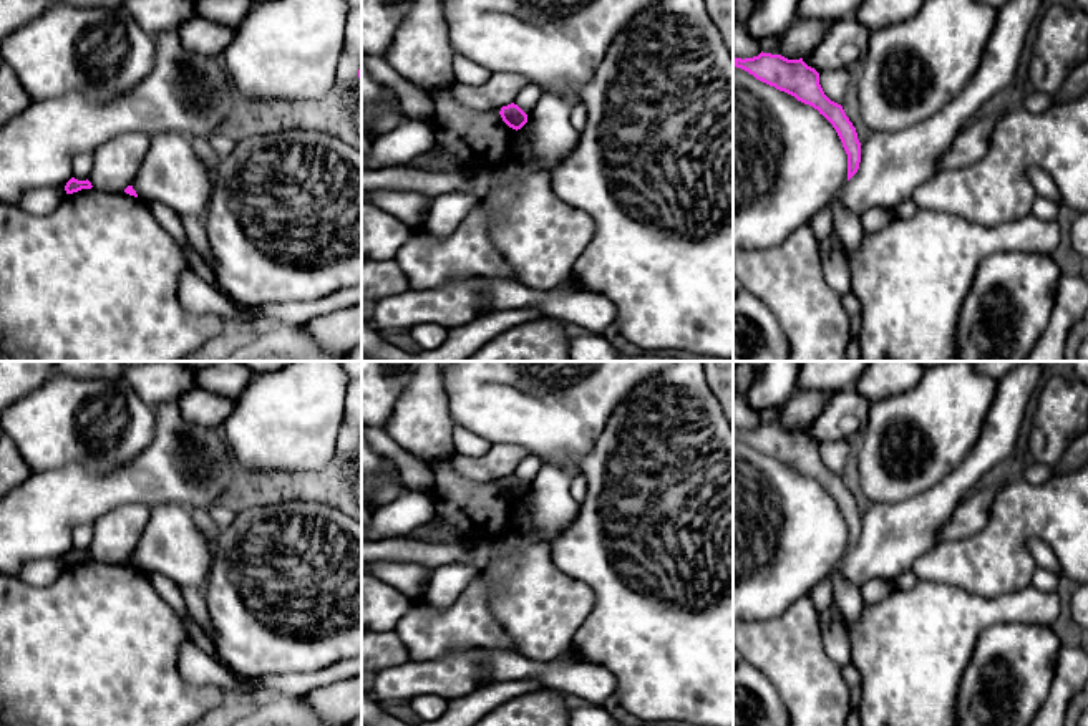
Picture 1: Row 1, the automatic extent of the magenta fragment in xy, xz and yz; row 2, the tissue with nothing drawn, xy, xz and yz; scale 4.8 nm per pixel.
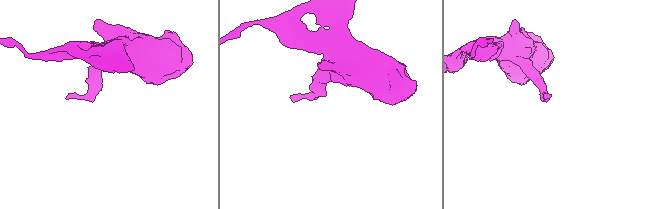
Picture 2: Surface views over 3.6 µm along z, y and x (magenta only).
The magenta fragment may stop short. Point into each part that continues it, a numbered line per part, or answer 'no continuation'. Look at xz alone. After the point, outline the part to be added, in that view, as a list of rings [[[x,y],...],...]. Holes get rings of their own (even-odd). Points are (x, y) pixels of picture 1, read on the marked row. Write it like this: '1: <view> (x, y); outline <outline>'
no continuation

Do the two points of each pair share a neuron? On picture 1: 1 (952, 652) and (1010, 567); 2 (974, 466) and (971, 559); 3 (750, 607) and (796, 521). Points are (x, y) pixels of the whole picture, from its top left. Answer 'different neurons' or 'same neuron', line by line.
1: different neurons
2: different neurons
3: same neuron

